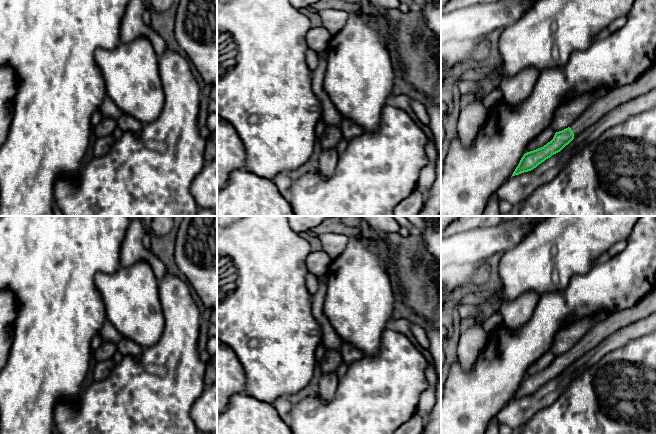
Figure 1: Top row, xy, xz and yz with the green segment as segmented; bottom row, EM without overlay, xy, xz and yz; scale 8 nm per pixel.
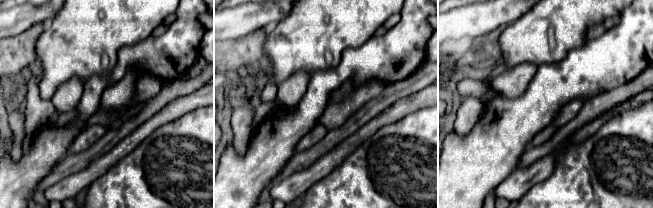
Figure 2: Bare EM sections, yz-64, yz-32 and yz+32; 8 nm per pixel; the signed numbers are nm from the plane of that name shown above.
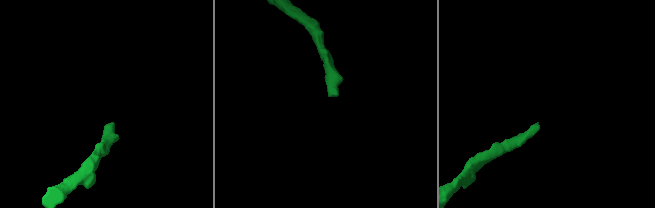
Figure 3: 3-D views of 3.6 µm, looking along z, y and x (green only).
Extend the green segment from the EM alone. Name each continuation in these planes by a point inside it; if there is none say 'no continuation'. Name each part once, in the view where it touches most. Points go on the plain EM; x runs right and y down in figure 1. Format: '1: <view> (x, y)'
1: yz (646, 306)

